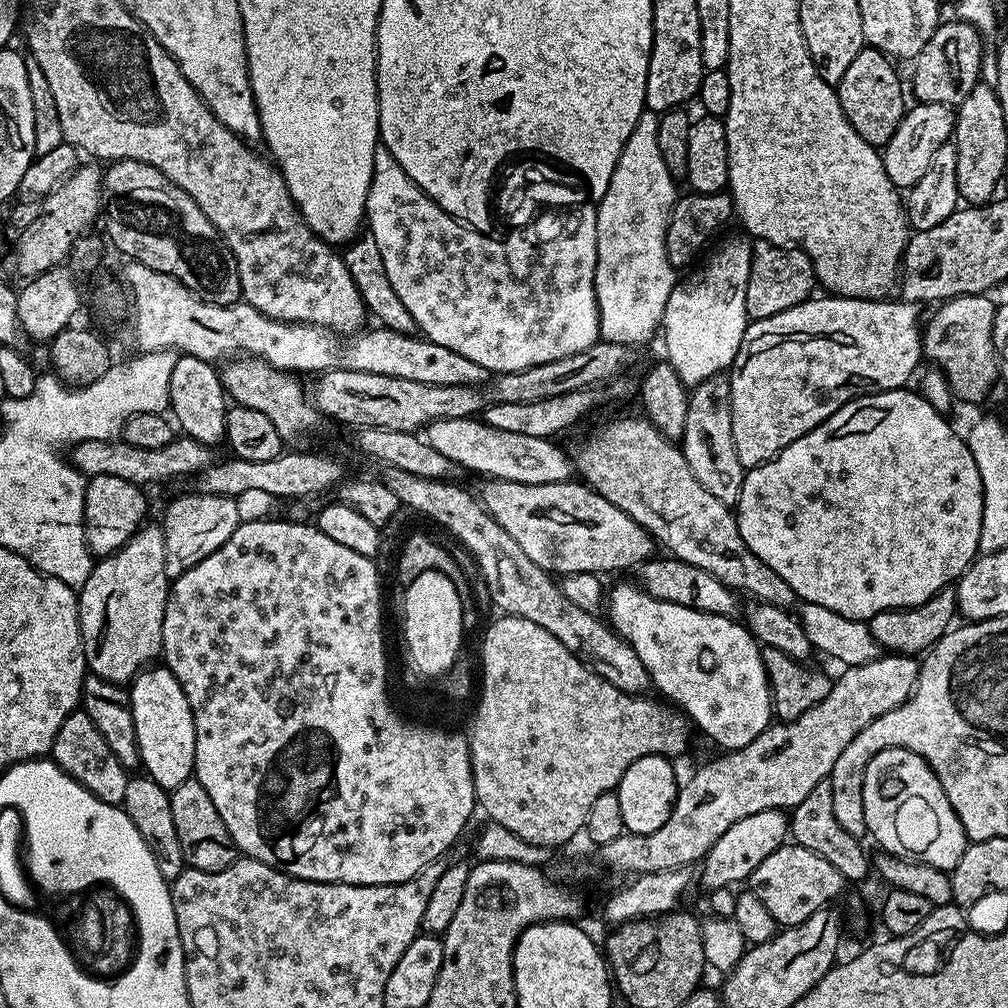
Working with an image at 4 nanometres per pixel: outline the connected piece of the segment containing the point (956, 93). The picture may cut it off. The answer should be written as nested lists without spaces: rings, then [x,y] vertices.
[[[952,18],[952,20],[945,19],[934,30],[934,34],[930,38],[930,42],[926,42],[926,46],[916,57],[914,57],[914,63],[912,68],[912,88],[910,84],[910,92],[916,95],[915,99],[921,104],[946,104],[949,106],[958,106],[966,98],[966,94],[970,94],[970,90],[974,90],[976,84],[981,83],[980,67],[983,64],[983,42],[980,40],[979,32],[975,29],[975,26],[968,24],[966,21],[959,18]]]

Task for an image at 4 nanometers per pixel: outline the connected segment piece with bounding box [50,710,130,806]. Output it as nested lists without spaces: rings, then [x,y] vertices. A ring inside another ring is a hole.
[[[83,710],[71,712],[66,722],[62,722],[52,743],[50,756],[66,775],[90,790],[90,794],[107,804],[123,805],[130,779],[129,769],[124,768],[122,762],[118,762],[110,746],[106,746],[106,738],[102,738],[98,726],[94,726],[92,719]]]

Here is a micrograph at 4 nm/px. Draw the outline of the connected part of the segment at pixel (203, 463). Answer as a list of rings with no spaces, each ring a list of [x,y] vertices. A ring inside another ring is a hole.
[[[183,434],[177,435],[166,446],[158,450],[146,450],[146,446],[130,446],[122,438],[110,440],[87,440],[71,445],[70,464],[84,477],[109,476],[122,478],[125,482],[149,486],[160,484],[163,480],[176,480],[179,476],[195,478],[214,463],[213,449],[209,445],[192,440]]]

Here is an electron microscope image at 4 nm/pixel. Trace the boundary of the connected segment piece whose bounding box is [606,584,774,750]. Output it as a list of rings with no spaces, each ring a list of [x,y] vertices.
[[[620,584],[616,589],[609,591],[606,596],[606,620],[610,627],[624,640],[632,645],[634,654],[638,654],[638,658],[642,658],[642,666],[646,666],[646,670],[650,674],[655,691],[660,691],[661,697],[667,698],[693,725],[696,724],[713,740],[716,744],[721,744],[721,749],[731,750],[741,748],[742,746],[750,746],[750,742],[754,742],[754,738],[758,738],[758,734],[762,734],[762,730],[766,730],[769,724],[773,723],[774,713],[772,710],[772,692],[768,688],[768,675],[764,669],[762,662],[762,654],[760,653],[761,645],[755,636],[748,631],[743,623],[735,624],[735,619],[727,616],[715,616],[709,612],[699,612],[696,608],[687,608],[686,606],[678,606],[674,602],[666,602],[665,600],[656,600],[650,593],[645,592],[643,587],[632,584]]]

